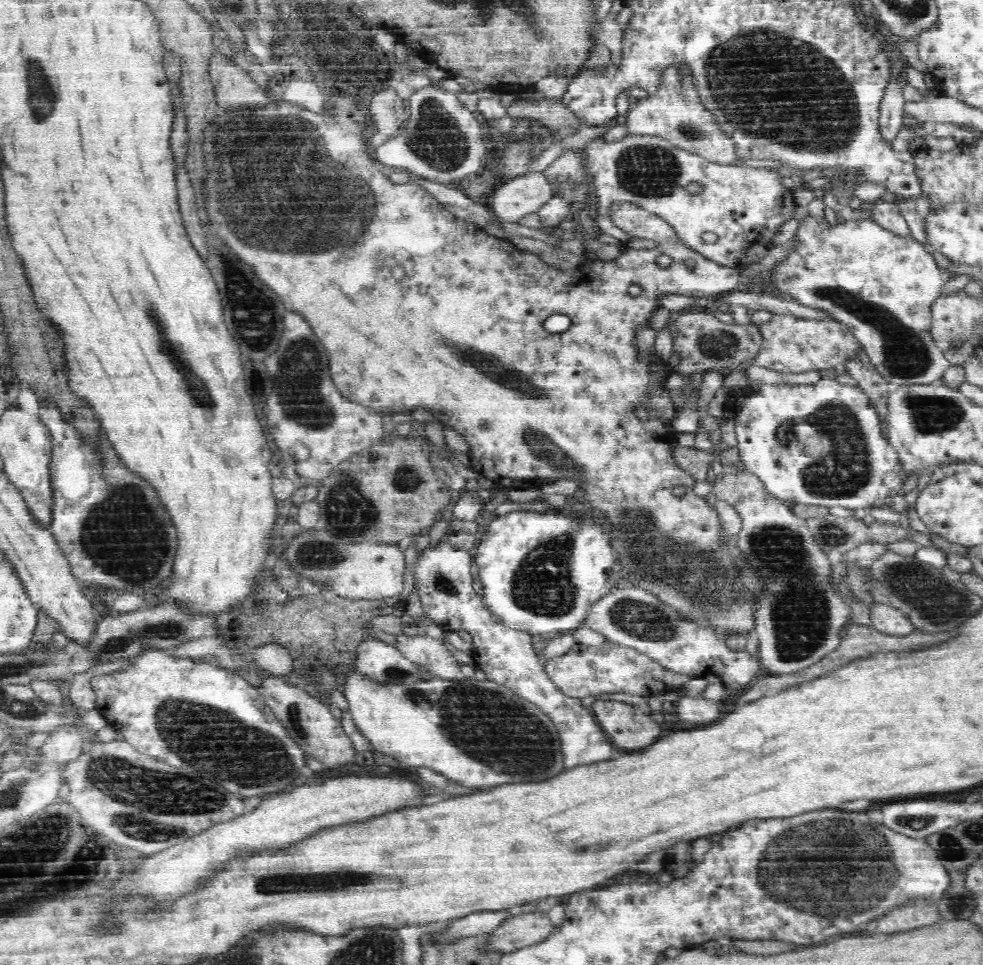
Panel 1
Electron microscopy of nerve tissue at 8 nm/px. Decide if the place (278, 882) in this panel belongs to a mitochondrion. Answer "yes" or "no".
yes

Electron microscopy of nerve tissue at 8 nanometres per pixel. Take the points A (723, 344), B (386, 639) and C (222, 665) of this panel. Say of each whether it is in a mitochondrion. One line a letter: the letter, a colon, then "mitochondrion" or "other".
A: mitochondrion
B: other
C: other

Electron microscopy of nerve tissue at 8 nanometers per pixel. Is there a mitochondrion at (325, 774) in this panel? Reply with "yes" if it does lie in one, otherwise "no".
no

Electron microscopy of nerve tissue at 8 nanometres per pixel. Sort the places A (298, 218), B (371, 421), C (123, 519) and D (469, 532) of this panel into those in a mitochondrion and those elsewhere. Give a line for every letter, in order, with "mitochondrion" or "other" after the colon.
A: mitochondrion
B: other
C: mitochondrion
D: other

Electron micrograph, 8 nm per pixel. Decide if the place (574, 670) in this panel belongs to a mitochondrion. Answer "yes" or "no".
no

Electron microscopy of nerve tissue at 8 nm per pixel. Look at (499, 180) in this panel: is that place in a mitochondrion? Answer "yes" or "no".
no

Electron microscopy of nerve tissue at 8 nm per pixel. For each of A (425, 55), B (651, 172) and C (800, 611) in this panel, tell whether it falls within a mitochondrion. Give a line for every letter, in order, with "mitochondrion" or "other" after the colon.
A: other
B: mitochondrion
C: mitochondrion

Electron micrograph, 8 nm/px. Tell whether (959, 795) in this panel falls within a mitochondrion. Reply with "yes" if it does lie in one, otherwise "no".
no

